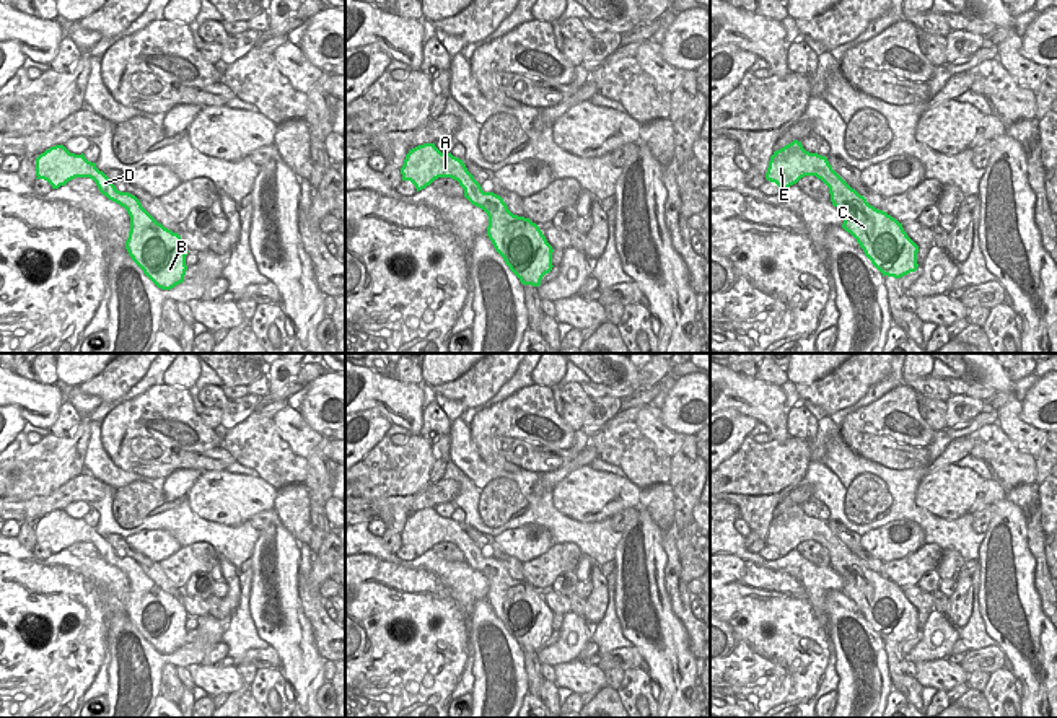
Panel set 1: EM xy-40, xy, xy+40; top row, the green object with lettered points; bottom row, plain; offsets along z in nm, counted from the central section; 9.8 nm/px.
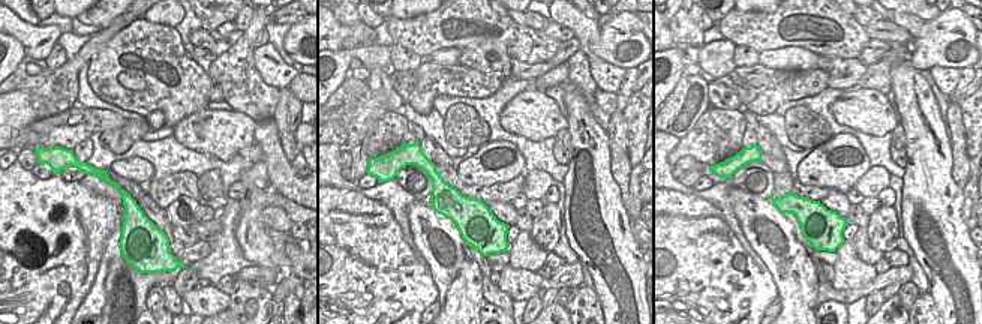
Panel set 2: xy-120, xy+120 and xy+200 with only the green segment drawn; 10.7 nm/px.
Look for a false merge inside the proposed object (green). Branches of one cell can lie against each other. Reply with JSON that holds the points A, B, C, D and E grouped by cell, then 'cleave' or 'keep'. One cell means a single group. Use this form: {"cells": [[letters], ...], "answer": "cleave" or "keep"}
{"cells": [["A", "B", "C", "D", "E"]], "answer": "keep"}

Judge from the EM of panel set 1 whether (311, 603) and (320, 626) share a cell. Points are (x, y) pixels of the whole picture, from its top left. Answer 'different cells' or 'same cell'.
same cell

